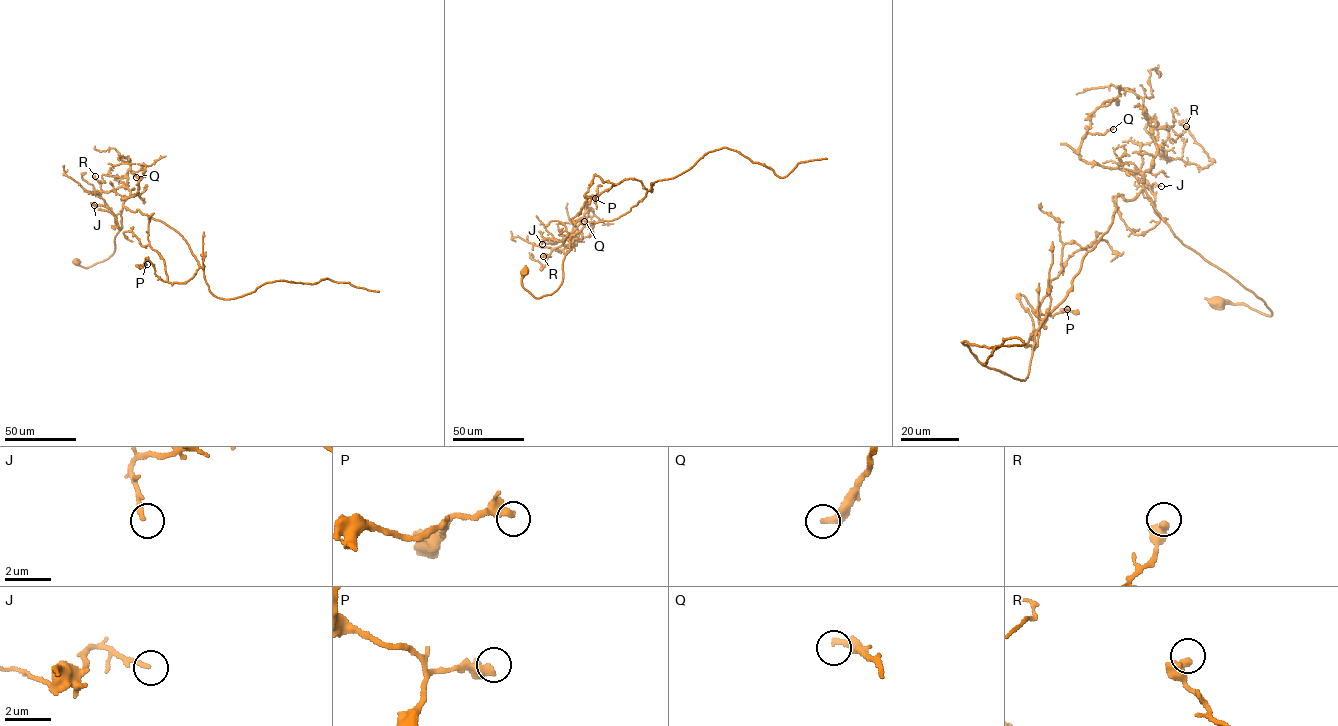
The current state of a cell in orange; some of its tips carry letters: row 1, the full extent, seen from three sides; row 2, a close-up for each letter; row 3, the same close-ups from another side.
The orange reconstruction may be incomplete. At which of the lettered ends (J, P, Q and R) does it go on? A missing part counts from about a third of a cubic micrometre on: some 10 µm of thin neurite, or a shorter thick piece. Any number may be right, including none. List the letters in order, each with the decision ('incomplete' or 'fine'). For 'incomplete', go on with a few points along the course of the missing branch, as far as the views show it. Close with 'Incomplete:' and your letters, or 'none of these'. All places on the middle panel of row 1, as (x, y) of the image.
J: fine
P: fine
Q: fine
R: fine
Incomplete: none of these

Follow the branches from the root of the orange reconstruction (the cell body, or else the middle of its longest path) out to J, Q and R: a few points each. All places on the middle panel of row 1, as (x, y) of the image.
J: (524, 271), (522, 285), (536, 298), (551, 294), (561, 283), (569, 240), (545, 238), (542, 244)
Q: (524, 271), (522, 285), (535, 297), (554, 292), (562, 282), (569, 240), (586, 204), (588, 214), (584, 221)
R: (524, 271), (522, 285), (535, 297), (554, 292), (562, 282), (570, 236), (577, 238), (543, 256)

